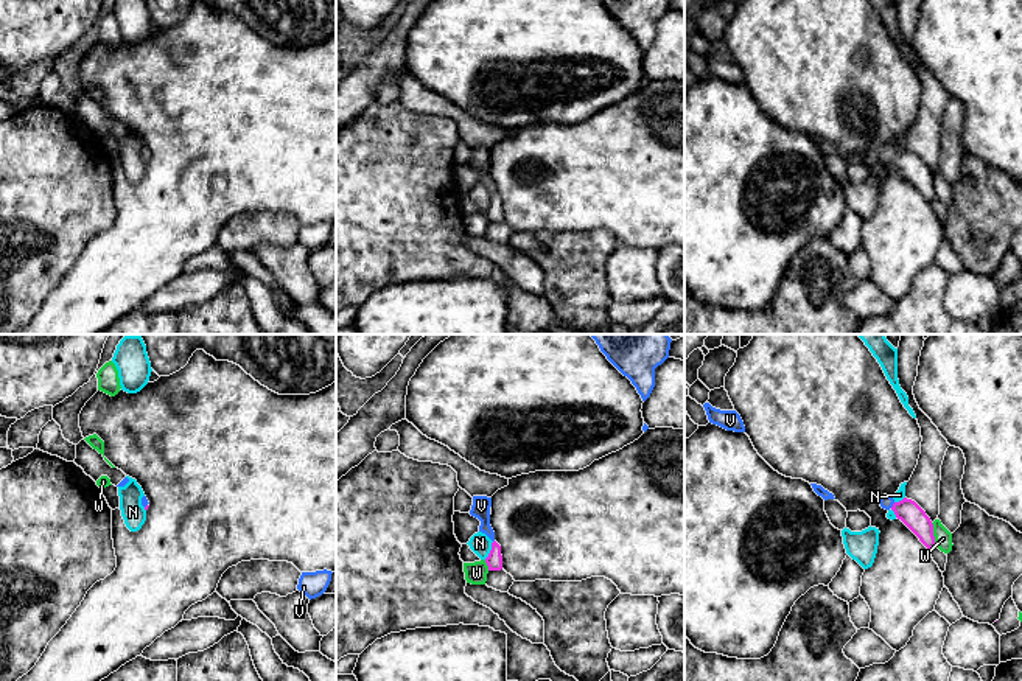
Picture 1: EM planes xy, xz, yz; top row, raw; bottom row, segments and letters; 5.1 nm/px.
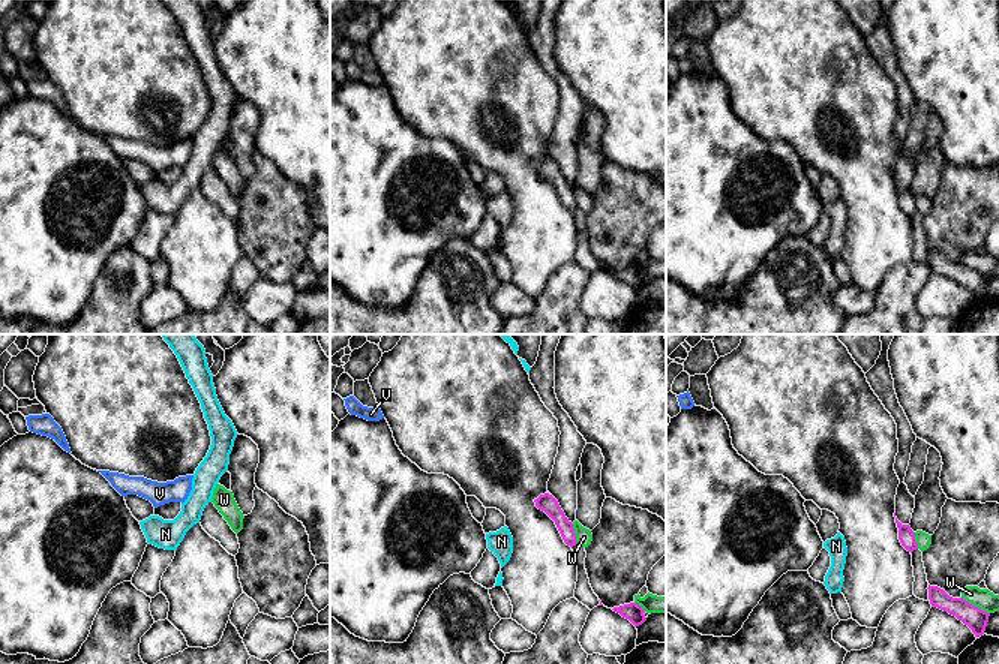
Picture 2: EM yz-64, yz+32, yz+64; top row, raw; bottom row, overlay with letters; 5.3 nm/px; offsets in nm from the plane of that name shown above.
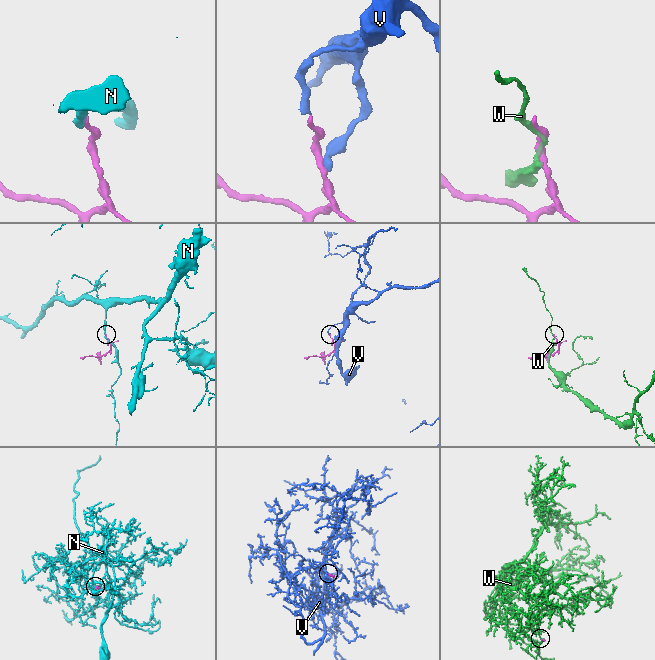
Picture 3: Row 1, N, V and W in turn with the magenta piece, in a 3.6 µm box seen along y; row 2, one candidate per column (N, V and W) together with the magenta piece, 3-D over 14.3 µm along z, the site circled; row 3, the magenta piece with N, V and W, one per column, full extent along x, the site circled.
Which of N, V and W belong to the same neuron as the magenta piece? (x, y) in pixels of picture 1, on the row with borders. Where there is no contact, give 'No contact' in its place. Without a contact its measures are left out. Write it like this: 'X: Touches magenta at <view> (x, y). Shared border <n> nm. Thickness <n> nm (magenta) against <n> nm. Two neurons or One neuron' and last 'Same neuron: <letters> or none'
N: Touches magenta at xz (490, 551). Shared border 110 nm. Thickness 80 nm (magenta) against 110 nm. Two neurons
V: Touches magenta at yz (893, 506). Shared border 40 nm. Thickness 120 nm (magenta) against 70 nm. One neuron
W: Touches magenta at yz (932, 535). Shared border 130 nm. Thickness 120 nm (magenta) against 90 nm. Two neurons
Same neuron: V

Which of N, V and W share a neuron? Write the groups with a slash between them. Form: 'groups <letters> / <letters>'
groups N / V / W

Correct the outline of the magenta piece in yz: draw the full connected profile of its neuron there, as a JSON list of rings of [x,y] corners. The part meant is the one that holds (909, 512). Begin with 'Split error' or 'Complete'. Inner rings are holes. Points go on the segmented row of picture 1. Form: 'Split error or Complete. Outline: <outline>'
Split error. Outline: [[[884,494],[879,504],[885,510],[893,510],[896,518],[901,519],[927,549],[935,549],[933,524],[926,512],[912,499],[904,498],[896,502],[893,496]]]

